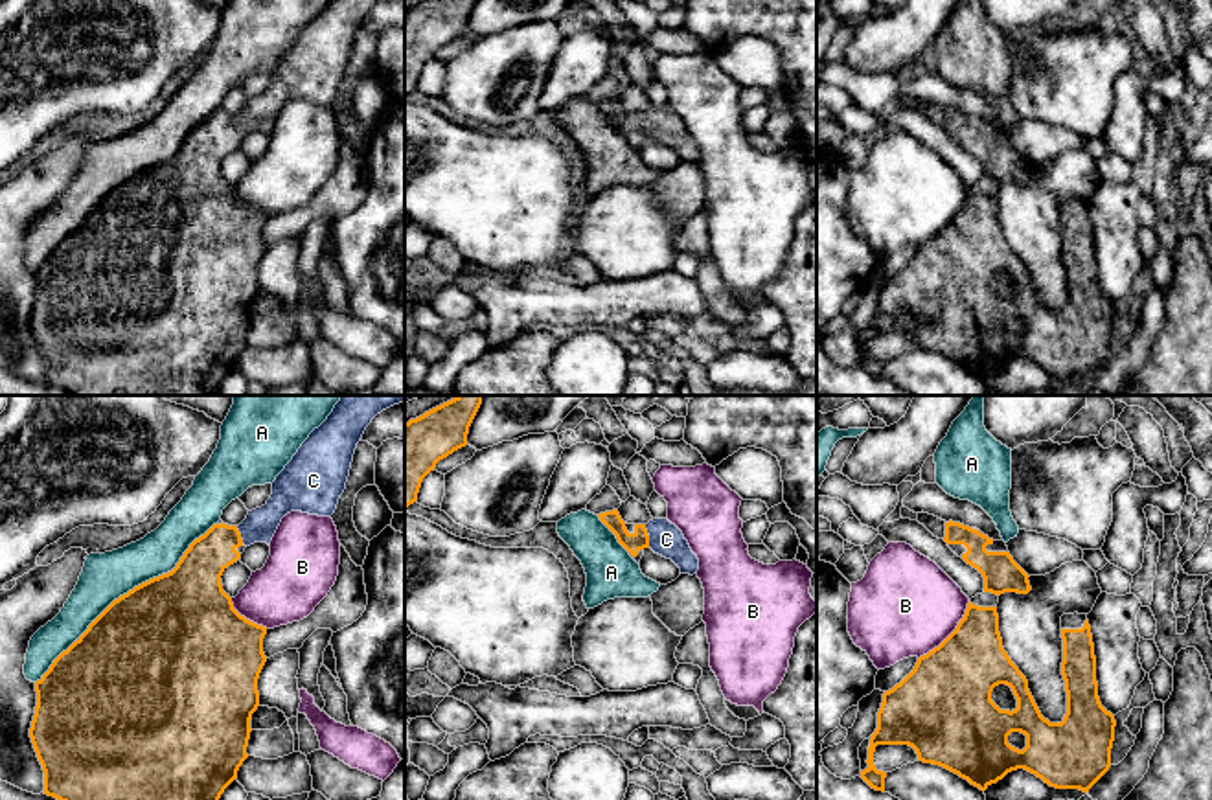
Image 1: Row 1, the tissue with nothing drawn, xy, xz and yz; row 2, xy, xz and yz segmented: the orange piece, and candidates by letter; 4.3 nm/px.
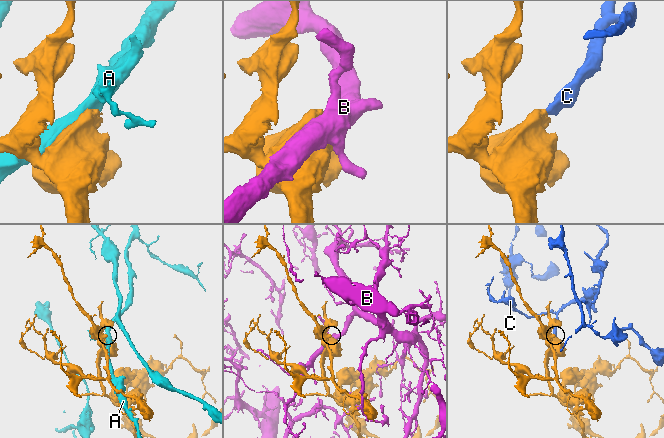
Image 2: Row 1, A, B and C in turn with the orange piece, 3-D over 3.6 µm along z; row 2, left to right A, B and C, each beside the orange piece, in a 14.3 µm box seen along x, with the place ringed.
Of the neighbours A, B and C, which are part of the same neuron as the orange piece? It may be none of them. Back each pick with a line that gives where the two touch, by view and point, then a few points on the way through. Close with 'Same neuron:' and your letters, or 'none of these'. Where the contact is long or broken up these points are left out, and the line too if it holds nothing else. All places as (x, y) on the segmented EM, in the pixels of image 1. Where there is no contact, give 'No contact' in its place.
C: Touches orange at xz (648, 536). Path across: xz (635, 541), (648, 536), (666, 539)
Same neuron: C

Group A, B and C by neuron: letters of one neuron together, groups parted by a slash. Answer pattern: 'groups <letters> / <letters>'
groups A / B / C

